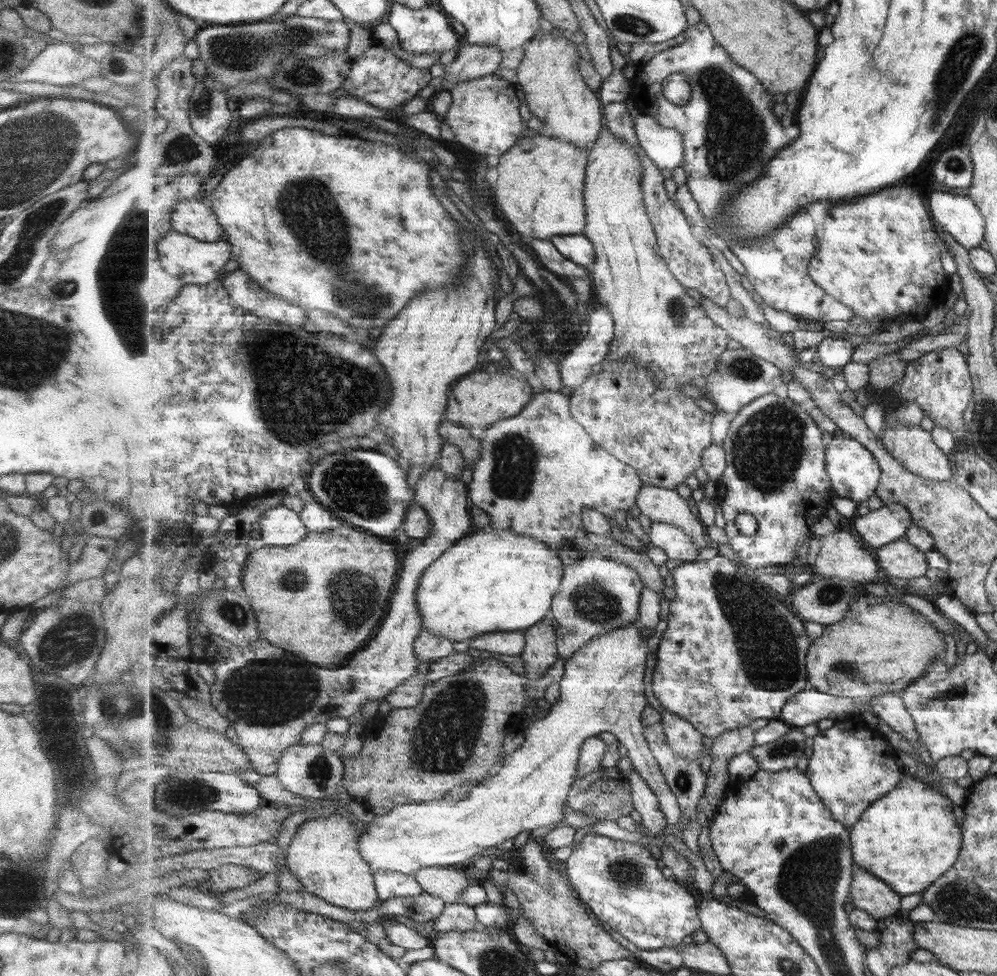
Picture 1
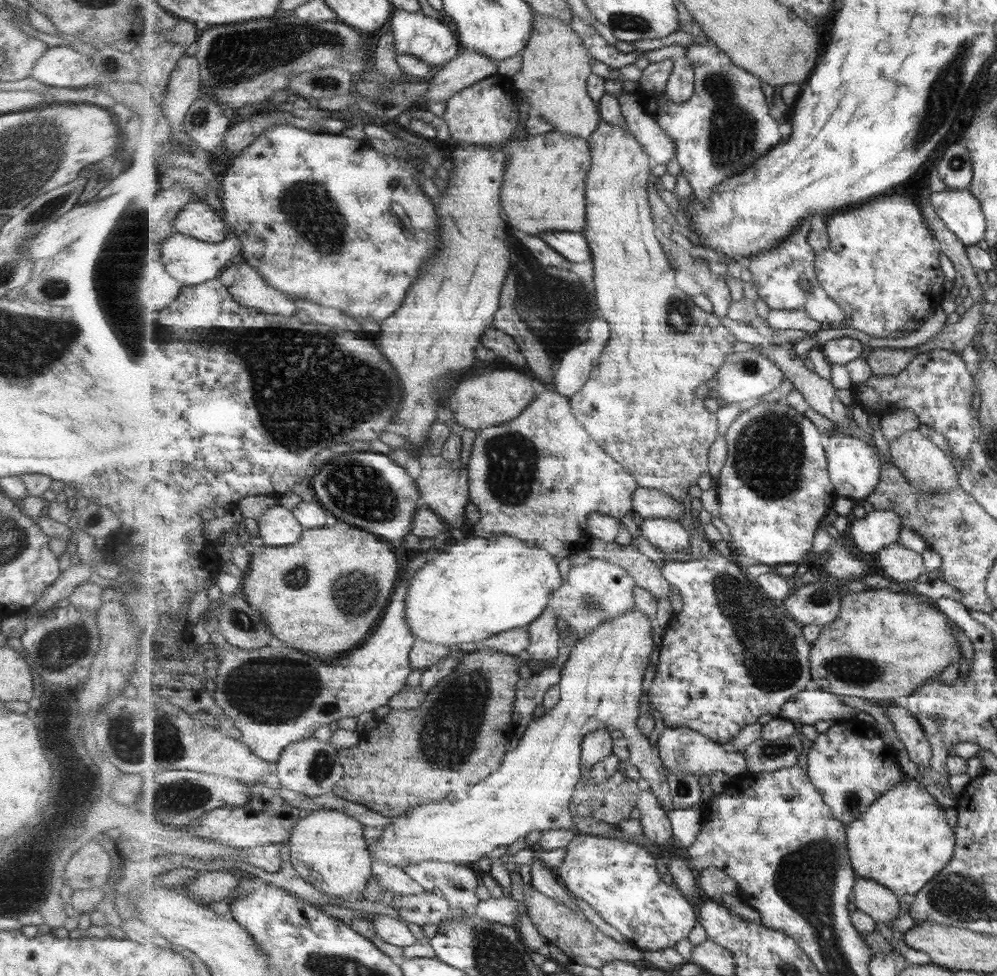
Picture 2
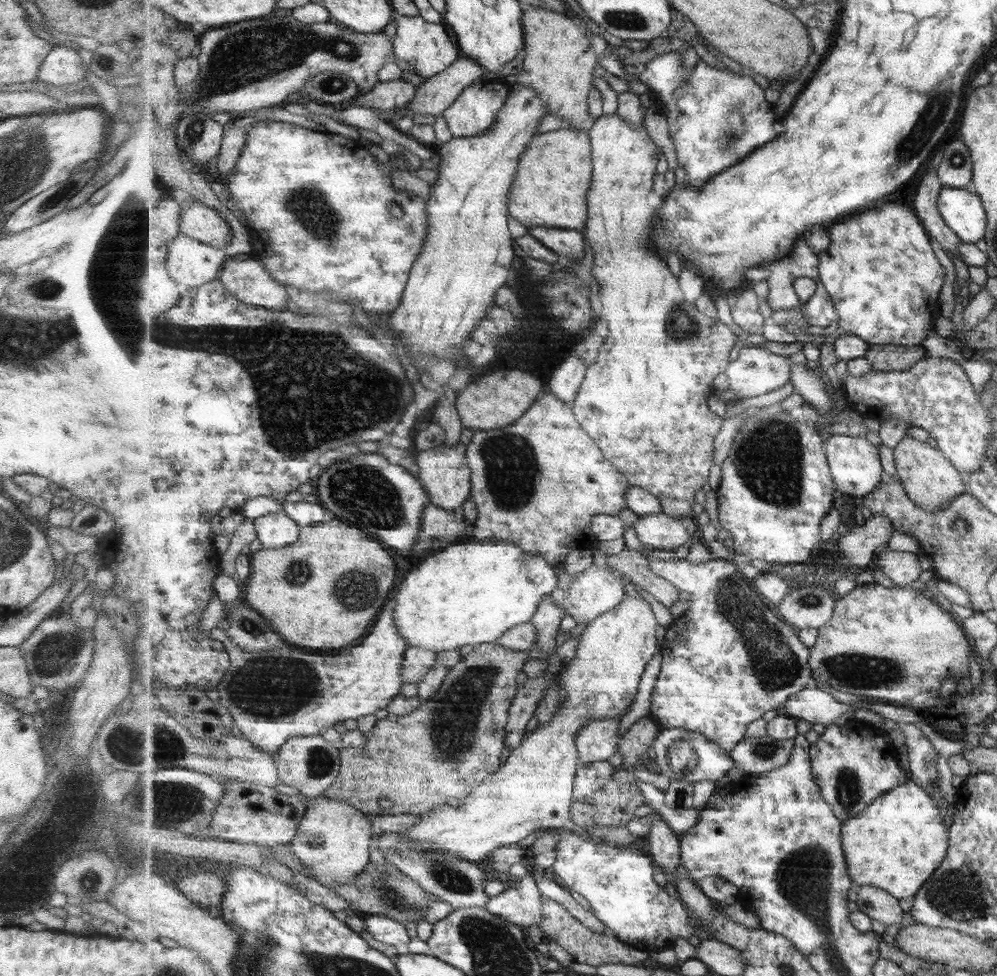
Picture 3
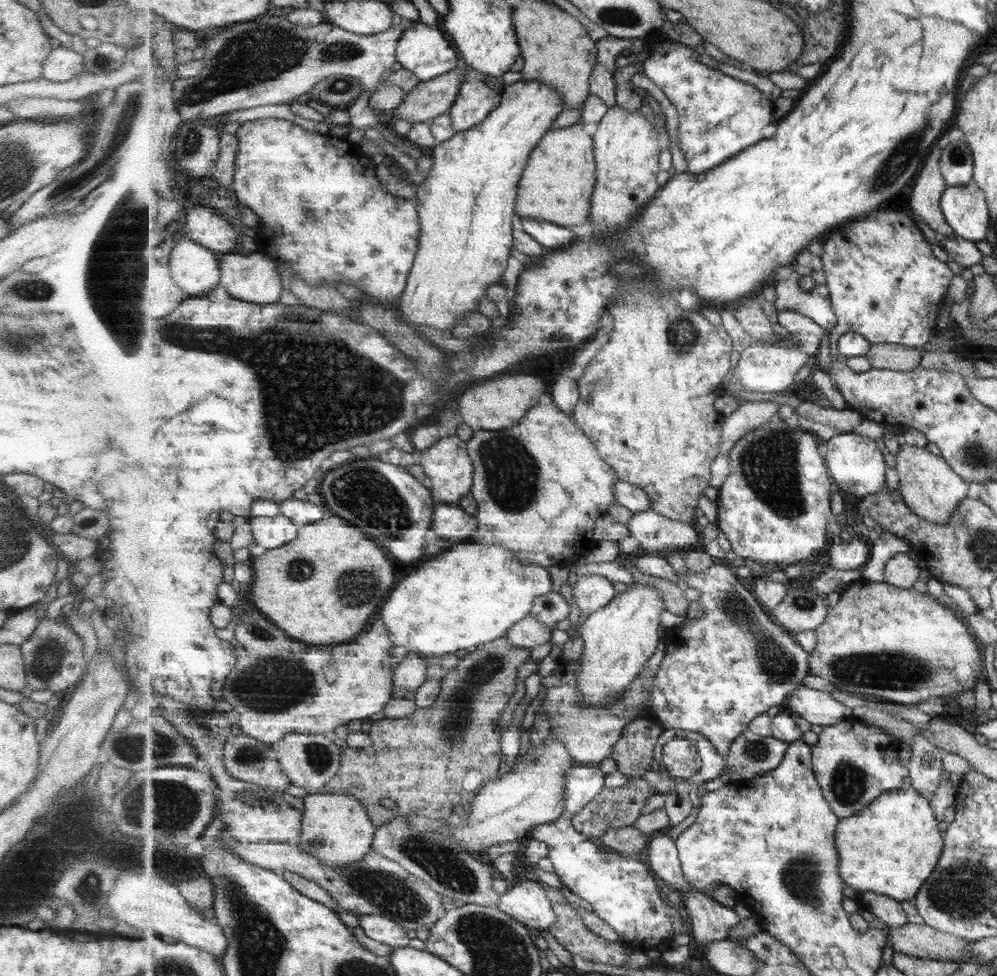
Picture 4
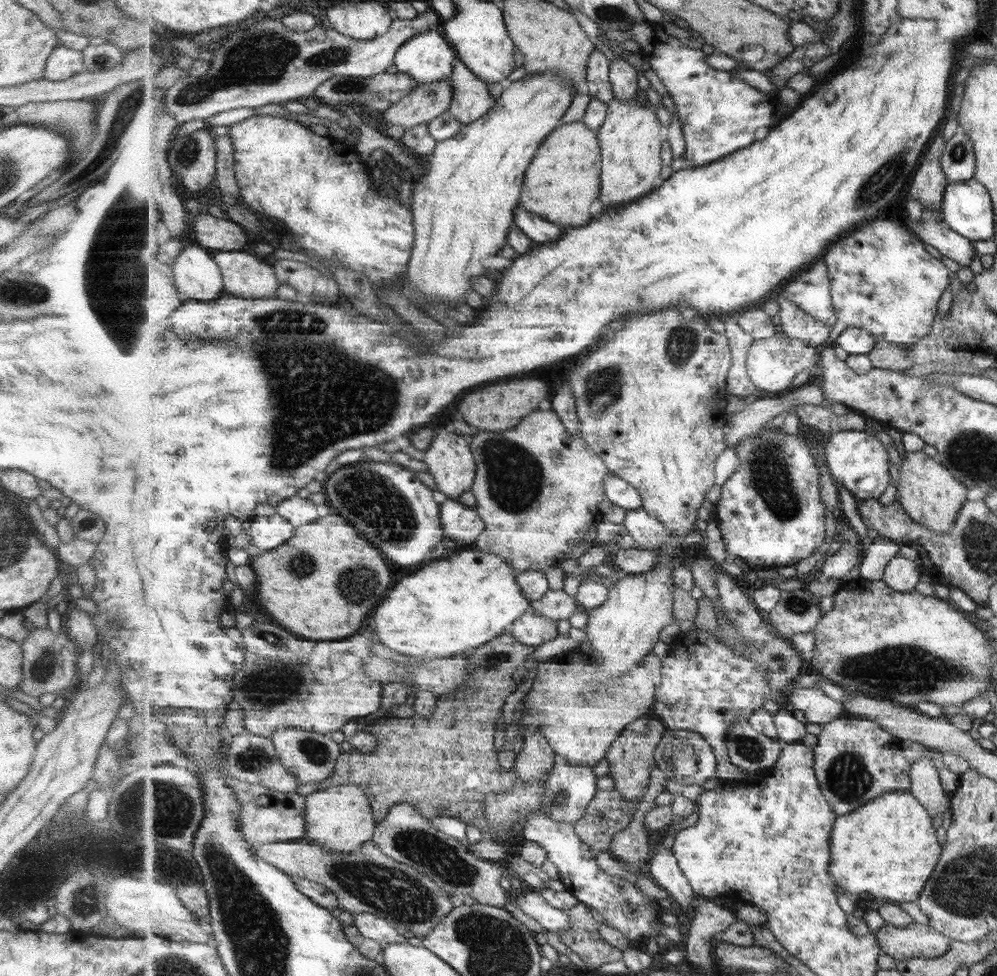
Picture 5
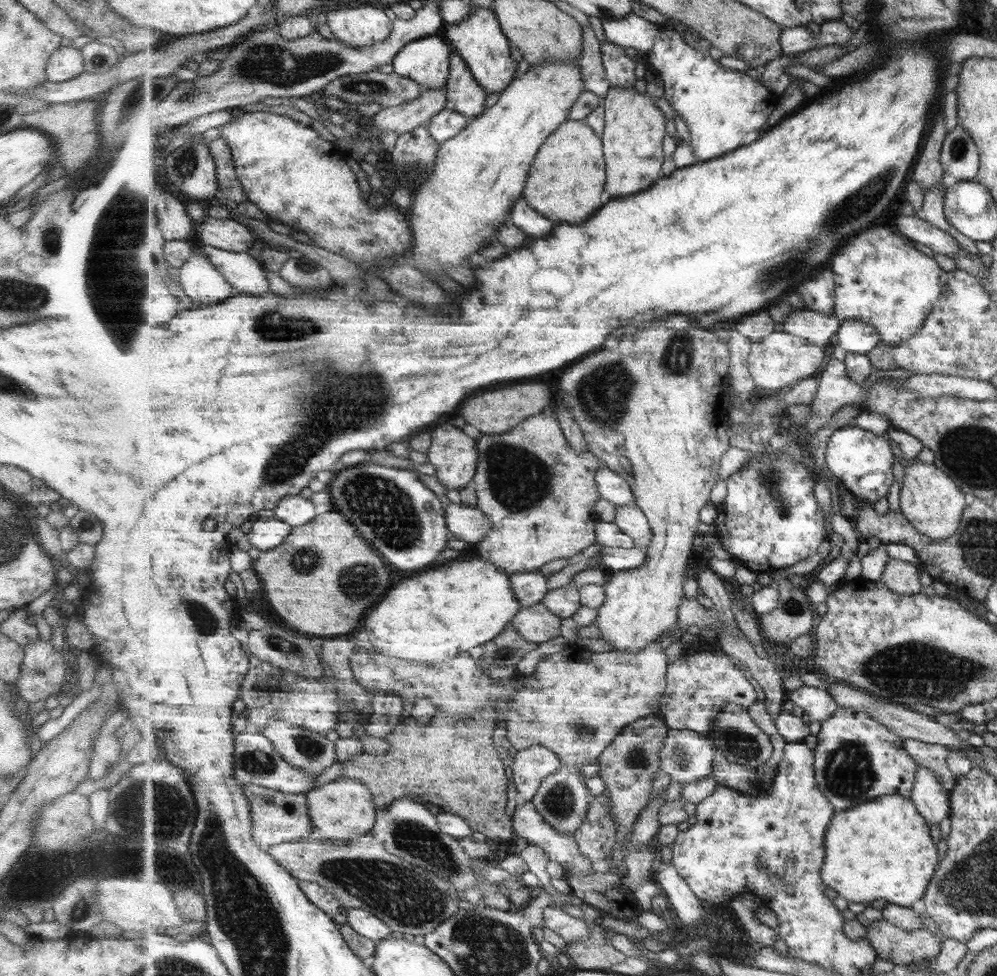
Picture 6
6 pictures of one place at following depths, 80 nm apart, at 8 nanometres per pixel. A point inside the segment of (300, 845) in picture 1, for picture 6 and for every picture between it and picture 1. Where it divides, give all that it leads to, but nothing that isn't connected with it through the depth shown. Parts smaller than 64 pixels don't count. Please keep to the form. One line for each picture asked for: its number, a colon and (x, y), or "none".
2: (328, 848)
3: (333, 840)
4: (337, 828)
5: (341, 818)
6: (343, 809)

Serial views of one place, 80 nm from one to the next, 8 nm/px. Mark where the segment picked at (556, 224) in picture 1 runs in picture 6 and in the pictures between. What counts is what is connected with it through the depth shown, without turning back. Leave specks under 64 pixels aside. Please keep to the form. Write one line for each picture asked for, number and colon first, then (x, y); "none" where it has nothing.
2: (545, 188)
3: (551, 189)
4: (559, 180)
5: (563, 184)
6: (568, 177)

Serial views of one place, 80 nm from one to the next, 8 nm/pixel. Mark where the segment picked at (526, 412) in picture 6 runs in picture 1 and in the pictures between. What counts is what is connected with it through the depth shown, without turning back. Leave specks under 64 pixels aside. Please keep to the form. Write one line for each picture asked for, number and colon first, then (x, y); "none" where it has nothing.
1: (476, 403)
2: (489, 400)
3: (494, 401)
4: (496, 404)
5: (497, 408)

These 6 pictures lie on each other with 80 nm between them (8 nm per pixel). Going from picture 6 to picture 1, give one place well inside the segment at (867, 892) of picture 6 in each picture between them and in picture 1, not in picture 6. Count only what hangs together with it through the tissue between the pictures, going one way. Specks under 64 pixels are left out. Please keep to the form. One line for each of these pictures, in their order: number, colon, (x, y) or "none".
1: (909, 838)
2: (903, 841)
3: (900, 840)
4: (892, 848)
5: (888, 849)

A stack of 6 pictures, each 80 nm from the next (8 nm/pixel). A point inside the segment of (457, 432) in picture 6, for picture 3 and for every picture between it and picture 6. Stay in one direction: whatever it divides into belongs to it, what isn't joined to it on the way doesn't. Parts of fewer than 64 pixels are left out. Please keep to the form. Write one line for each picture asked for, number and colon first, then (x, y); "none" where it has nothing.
3: (444, 472)
4: (448, 465)
5: (450, 460)

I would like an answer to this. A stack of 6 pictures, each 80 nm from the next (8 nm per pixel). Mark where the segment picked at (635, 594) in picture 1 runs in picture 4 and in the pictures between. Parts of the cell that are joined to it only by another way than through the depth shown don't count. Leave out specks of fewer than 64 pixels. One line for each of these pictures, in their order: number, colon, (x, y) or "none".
2: (598, 591)
3: (596, 590)
4: (591, 593)

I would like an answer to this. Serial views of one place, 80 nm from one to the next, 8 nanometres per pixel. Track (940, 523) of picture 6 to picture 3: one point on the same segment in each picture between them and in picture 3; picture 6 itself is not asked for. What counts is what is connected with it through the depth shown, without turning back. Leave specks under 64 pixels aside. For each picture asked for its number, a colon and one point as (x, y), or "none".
3: (932, 481)
4: (930, 487)
5: (932, 496)

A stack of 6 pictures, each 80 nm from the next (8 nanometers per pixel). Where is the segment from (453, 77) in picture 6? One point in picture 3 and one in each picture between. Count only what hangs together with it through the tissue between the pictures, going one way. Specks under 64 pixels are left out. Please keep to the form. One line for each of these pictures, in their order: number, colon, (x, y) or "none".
3: (475, 111)
4: (476, 101)
5: (471, 100)

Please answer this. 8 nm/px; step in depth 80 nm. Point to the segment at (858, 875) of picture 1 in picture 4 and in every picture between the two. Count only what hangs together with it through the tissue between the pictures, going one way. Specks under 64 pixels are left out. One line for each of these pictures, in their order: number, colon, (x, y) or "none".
2: (882, 904)
3: (880, 905)
4: (886, 909)

